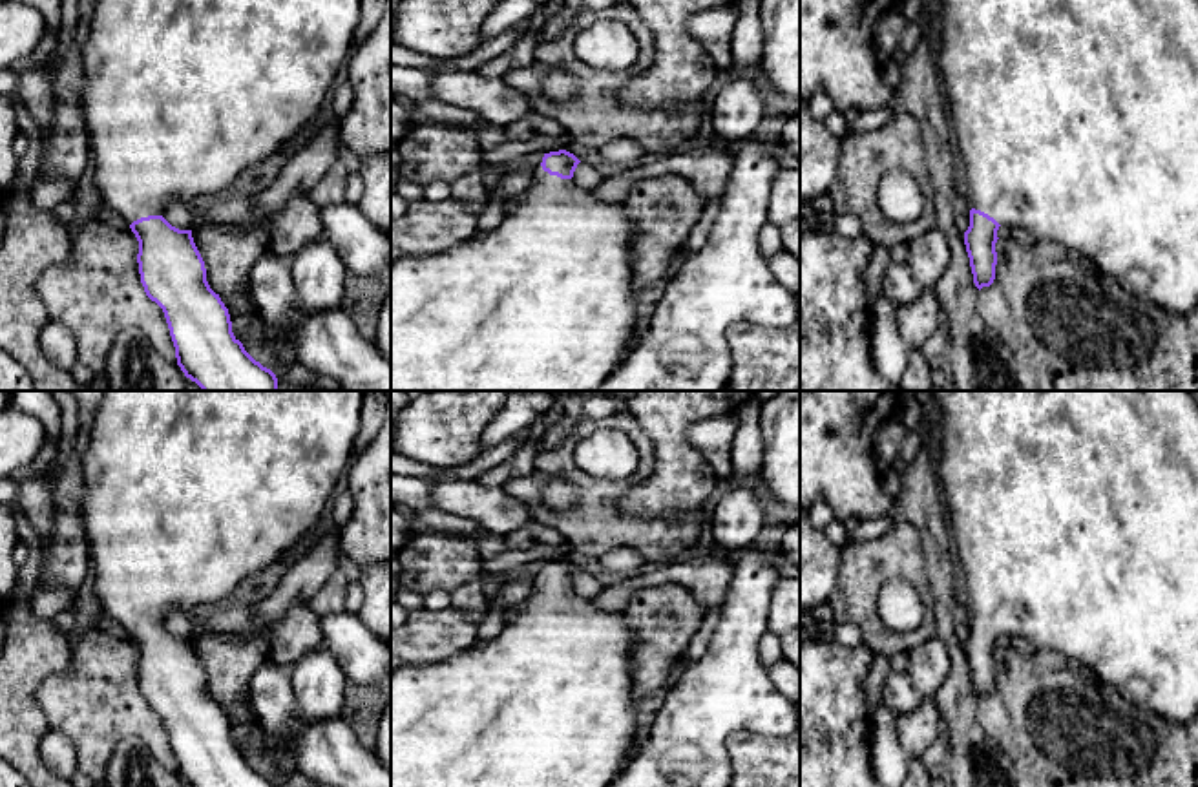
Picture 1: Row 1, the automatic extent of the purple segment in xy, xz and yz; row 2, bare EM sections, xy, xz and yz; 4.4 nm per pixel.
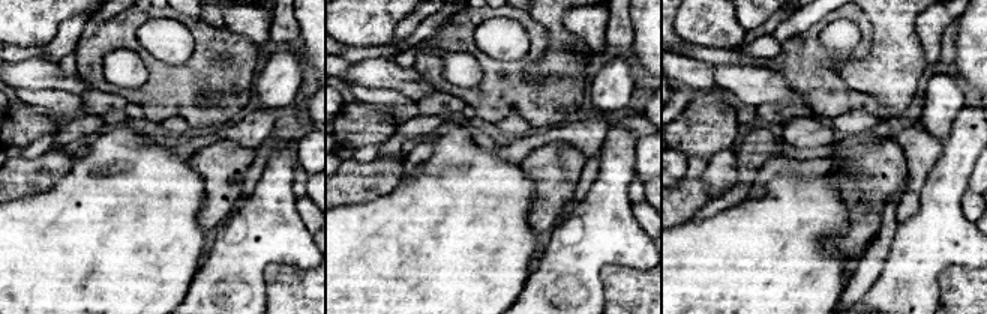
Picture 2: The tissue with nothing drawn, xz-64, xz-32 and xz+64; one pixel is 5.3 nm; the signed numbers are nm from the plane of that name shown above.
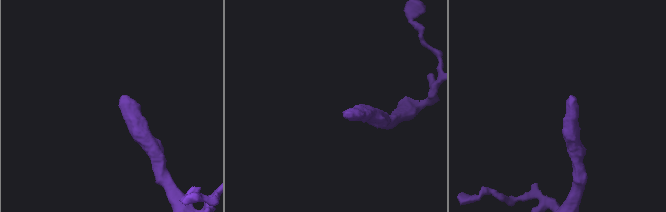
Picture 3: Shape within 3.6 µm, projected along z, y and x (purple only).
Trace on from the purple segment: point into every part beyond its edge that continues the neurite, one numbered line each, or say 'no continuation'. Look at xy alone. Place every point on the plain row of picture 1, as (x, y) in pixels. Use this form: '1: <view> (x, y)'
1: xy (187, 493)

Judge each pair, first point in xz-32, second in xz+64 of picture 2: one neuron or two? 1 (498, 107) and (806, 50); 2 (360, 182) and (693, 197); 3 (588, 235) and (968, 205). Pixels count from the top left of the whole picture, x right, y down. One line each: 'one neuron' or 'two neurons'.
1: one neuron
2: one neuron
3: two neurons

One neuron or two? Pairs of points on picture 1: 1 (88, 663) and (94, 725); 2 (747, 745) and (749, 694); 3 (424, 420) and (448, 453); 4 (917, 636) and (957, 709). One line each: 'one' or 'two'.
1: one
2: two
3: one
4: two

